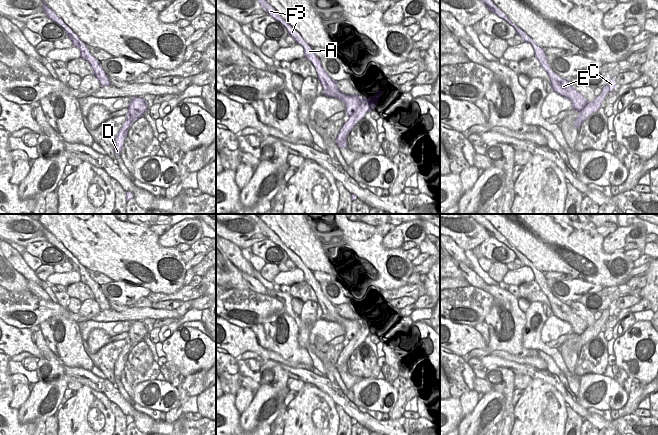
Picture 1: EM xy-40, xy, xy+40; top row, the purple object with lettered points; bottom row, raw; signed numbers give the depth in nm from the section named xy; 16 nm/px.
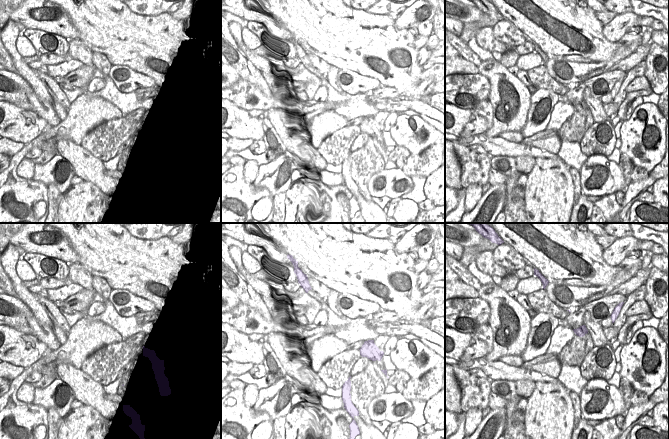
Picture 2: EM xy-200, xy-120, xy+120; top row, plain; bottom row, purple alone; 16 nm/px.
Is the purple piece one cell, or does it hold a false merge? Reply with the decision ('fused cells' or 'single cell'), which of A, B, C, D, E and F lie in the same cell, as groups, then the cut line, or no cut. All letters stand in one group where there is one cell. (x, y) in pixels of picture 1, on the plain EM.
fused cells | A B E F / C D | xy (368, 324), (363, 328), (364, 338), (361, 342)

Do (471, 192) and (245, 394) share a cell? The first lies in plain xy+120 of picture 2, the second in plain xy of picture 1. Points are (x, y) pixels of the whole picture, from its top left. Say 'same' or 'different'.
same

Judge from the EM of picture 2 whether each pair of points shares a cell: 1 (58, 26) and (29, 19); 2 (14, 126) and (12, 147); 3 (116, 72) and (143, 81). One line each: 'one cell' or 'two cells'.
1: one cell
2: two cells
3: one cell

